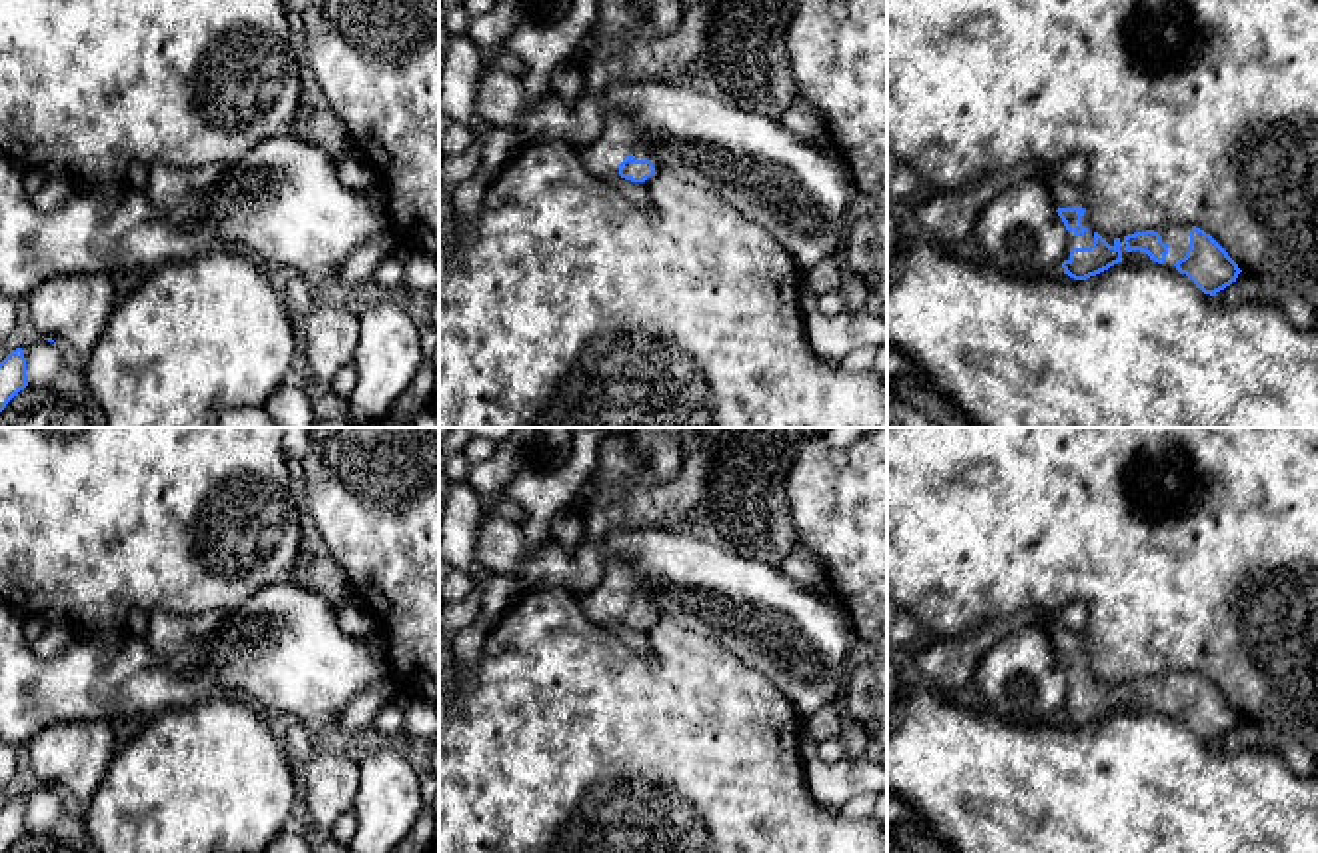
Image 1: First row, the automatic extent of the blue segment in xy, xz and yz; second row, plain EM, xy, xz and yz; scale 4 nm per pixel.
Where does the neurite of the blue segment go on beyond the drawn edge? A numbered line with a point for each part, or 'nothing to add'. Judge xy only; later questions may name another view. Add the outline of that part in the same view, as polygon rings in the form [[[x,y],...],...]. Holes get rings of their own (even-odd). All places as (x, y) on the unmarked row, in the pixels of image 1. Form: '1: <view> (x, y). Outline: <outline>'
nothing to add

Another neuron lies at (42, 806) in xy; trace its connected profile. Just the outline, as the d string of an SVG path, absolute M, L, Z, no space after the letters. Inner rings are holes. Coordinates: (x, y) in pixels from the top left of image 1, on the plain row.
M44 785L22 793L26 805L26 829L28 833L48 833L56 821L64 815L64 807L54 789Z

